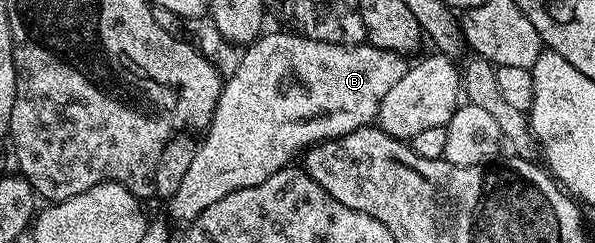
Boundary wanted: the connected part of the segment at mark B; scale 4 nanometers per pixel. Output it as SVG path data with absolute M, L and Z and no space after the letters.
M299 32L268 33L260 36L243 50L240 62L232 73L232 78L223 82L220 98L202 140L196 146L194 159L190 159L190 167L182 179L182 187L167 198L167 216L173 222L187 223L192 221L210 203L218 203L226 195L239 189L254 187L262 183L262 179L270 179L280 169L289 168L292 161L305 151L323 141L332 141L342 135L350 135L350 131L358 131L364 125L372 125L376 113L380 109L382 99L406 75L409 62L399 53L391 53L389 49L379 49L371 43L358 45L335 45L322 43Z

